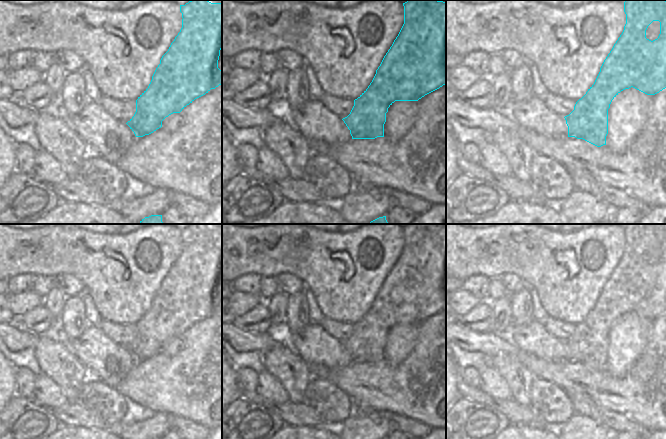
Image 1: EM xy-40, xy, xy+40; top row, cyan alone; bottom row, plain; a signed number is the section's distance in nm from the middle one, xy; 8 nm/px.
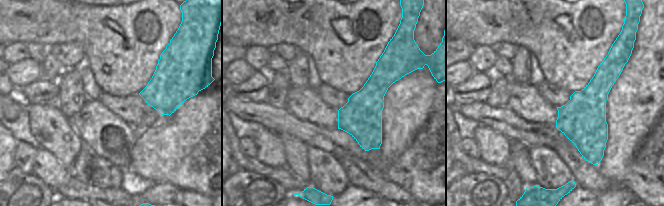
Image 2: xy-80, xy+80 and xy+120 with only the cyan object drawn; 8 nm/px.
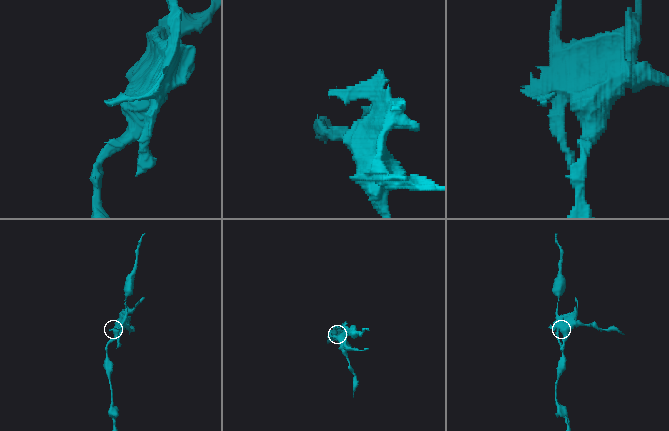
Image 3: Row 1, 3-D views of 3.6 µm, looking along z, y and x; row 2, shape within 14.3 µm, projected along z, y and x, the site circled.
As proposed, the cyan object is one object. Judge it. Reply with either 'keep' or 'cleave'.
cleave

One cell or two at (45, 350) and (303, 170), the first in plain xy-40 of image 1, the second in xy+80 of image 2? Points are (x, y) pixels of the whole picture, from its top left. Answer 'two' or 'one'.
one

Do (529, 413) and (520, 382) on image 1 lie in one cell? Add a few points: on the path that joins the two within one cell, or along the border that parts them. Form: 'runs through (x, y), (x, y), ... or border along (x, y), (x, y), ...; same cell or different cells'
border along (512, 398), (529, 407); different cells

